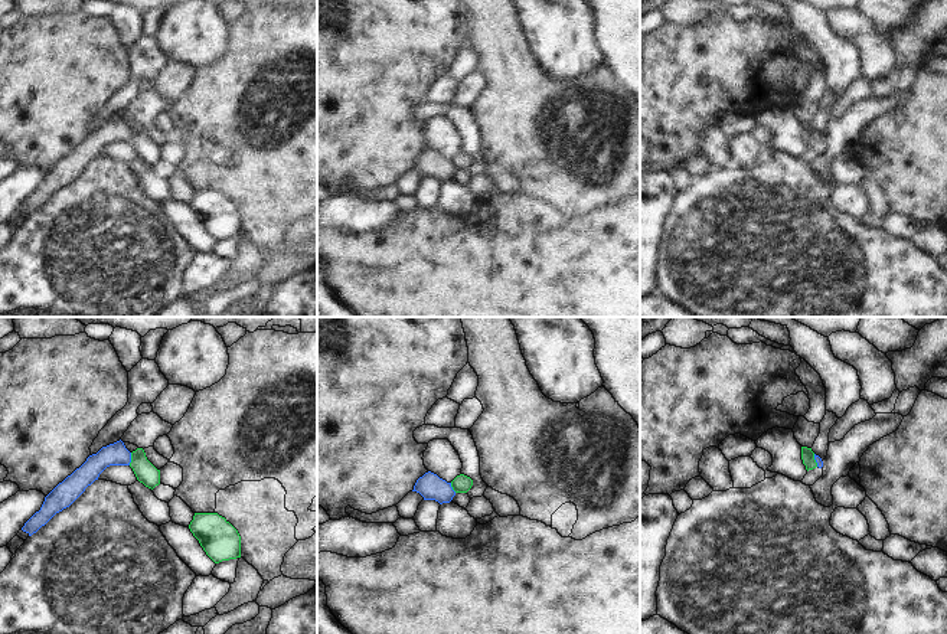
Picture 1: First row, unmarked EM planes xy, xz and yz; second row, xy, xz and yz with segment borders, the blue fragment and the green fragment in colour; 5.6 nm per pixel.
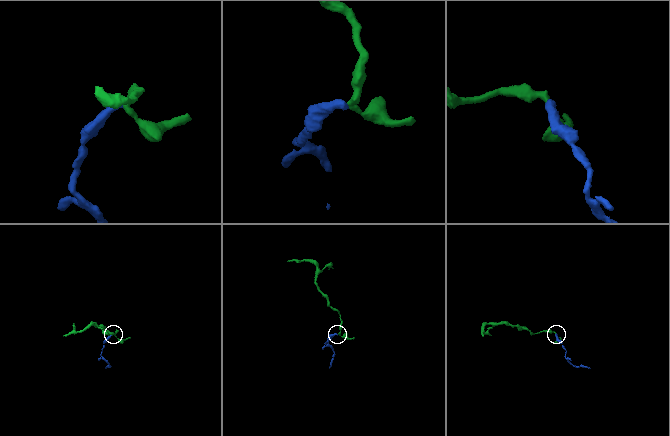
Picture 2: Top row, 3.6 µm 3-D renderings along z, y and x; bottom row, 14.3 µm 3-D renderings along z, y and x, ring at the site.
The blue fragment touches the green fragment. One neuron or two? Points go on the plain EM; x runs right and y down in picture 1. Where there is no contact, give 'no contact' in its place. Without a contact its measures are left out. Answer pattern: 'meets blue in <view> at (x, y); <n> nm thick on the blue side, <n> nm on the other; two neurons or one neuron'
meets blue in xy at (130, 136); 130 nm thick on the blue side, 120 nm on the other; two neurons

